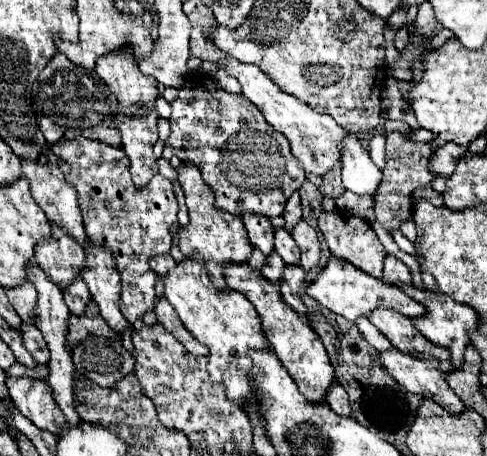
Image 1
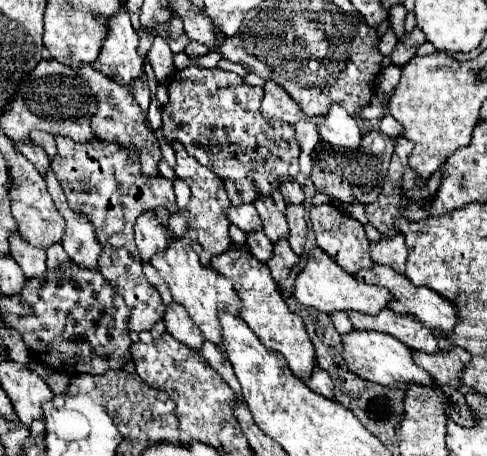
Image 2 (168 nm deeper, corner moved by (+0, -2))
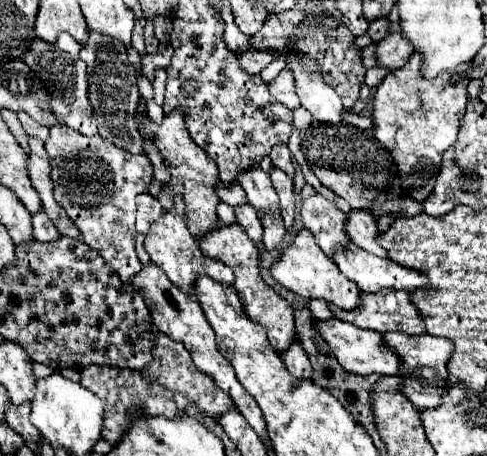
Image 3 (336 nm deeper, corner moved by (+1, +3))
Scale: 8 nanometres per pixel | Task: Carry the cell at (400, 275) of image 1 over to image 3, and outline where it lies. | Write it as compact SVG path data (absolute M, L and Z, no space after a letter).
M357 209L351 215L347 215L347 233L357 247L379 257L389 257L387 251L383 251L383 247L379 247L377 243L379 237L377 221L367 209Z

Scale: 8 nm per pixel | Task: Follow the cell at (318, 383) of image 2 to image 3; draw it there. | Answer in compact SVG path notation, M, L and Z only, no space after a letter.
M293 343L287 351L281 353L287 369L291 371L291 375L295 375L297 379L307 379L311 381L311 363L307 359L307 353L303 351L303 347L299 347L299 343Z

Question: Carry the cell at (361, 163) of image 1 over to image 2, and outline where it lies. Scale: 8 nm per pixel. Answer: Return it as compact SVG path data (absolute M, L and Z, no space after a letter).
M332 104L324 114L324 122L318 126L320 138L340 148L358 148L362 134L356 120L340 104Z

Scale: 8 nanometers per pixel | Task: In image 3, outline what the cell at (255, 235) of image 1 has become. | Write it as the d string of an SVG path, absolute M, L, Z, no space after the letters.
M235 181L235 185L231 189L227 189L225 185L217 185L217 195L223 203L231 205L231 207L239 207L239 205L247 205L247 195L245 191L239 187L239 183Z

